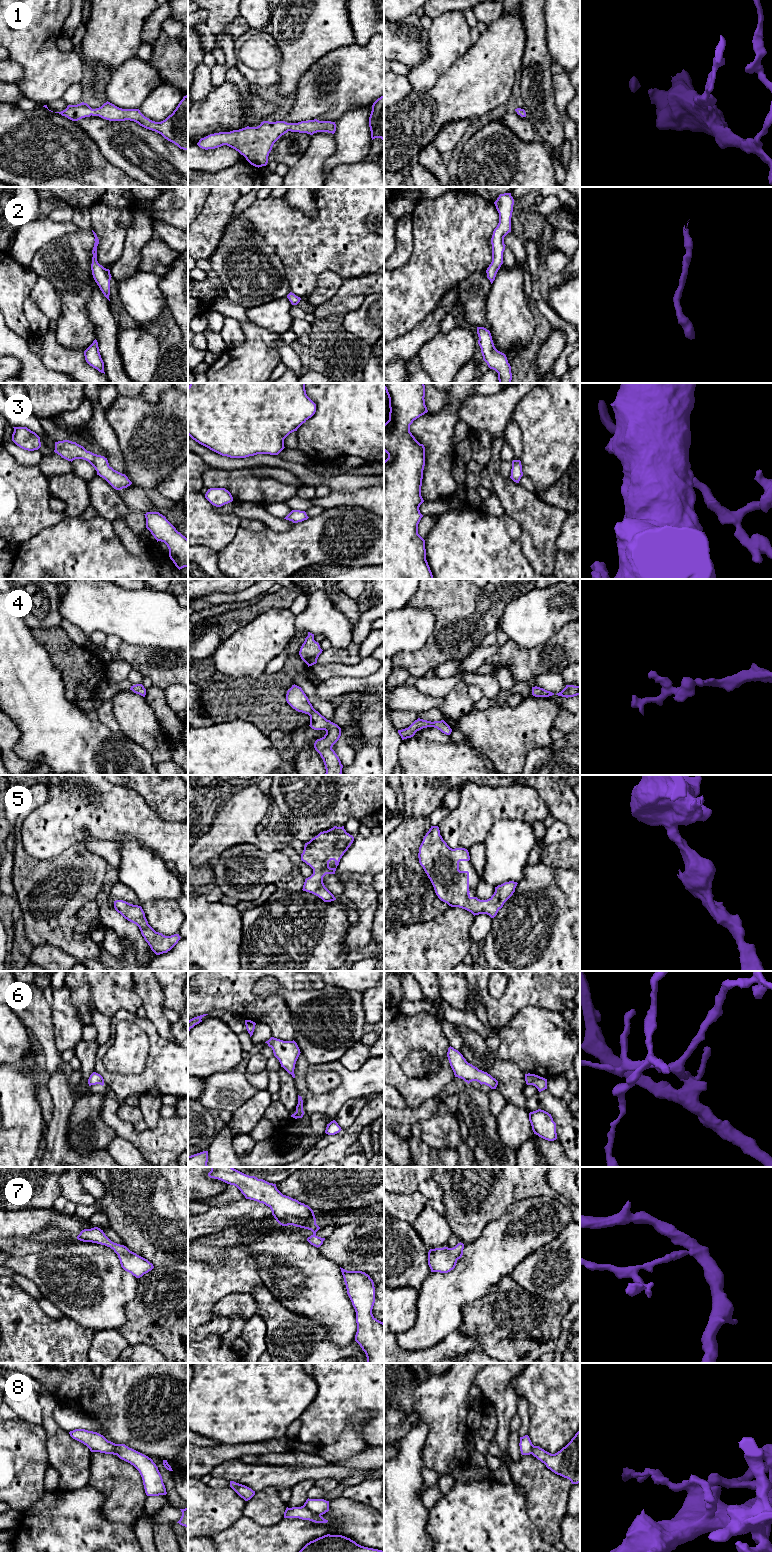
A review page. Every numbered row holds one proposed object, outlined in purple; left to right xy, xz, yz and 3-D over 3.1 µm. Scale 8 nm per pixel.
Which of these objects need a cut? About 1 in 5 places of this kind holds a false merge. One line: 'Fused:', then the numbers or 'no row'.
Fused: 8

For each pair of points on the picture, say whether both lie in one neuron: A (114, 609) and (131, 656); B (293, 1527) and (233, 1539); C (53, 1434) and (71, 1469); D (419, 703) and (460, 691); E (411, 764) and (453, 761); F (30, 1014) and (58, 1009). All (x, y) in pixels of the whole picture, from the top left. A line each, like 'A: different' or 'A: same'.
A: different
B: same
C: same
D: same
E: same
F: different

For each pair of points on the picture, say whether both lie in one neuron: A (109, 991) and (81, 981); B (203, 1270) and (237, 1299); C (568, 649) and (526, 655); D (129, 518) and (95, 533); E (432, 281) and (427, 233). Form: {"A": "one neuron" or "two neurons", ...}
{"A": "one neuron", "B": "two neurons", "C": "one neuron", "D": "two neurons", "E": "one neuron"}

